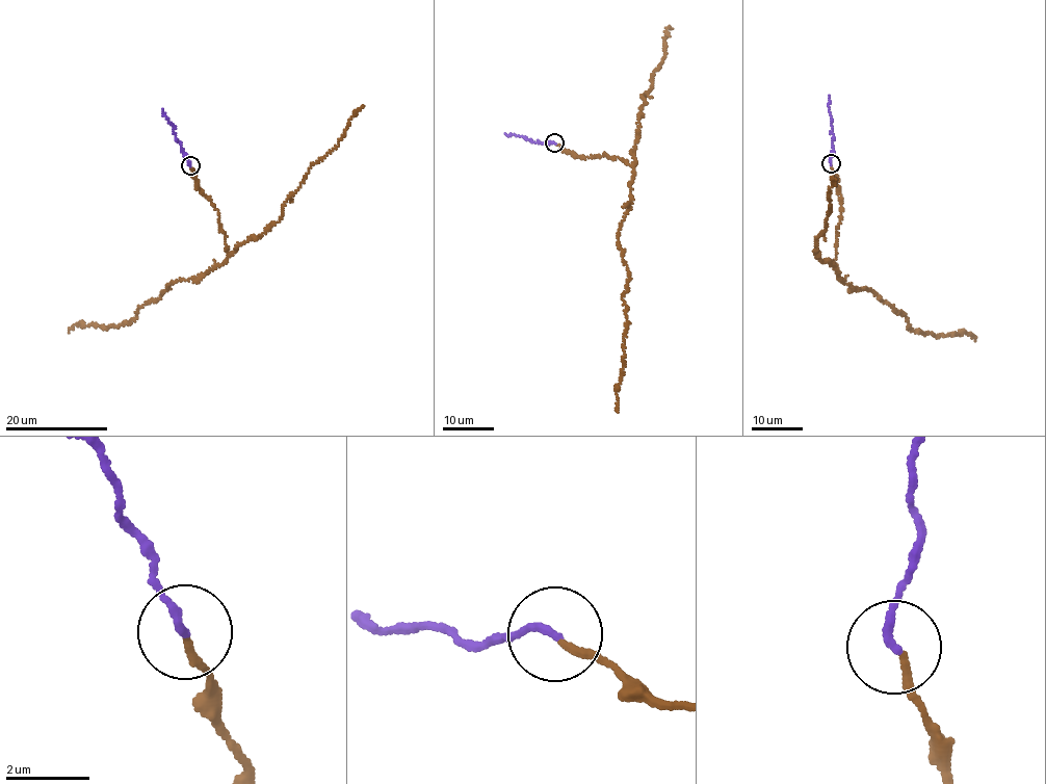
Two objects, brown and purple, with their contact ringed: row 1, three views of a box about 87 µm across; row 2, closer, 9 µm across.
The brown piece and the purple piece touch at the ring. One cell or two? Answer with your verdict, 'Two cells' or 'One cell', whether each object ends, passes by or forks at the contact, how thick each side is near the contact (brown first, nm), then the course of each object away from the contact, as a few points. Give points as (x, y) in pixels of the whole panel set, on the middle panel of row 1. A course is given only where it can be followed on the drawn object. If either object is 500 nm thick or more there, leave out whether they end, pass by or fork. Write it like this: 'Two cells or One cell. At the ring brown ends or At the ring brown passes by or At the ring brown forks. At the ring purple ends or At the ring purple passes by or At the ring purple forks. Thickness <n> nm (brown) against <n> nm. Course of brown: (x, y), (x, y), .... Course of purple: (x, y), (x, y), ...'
One cell. At the ring brown ends. At the ring purple ends. Thickness 170 nm (brown) against 190 nm. Course of brown: (554, 145), (581, 158), (620, 157), (634, 168), (618, 239), (629, 277), (622, 301), (627, 324), (617, 411). Course of purple: (554, 142), (544, 145), (523, 136), (504, 134)

